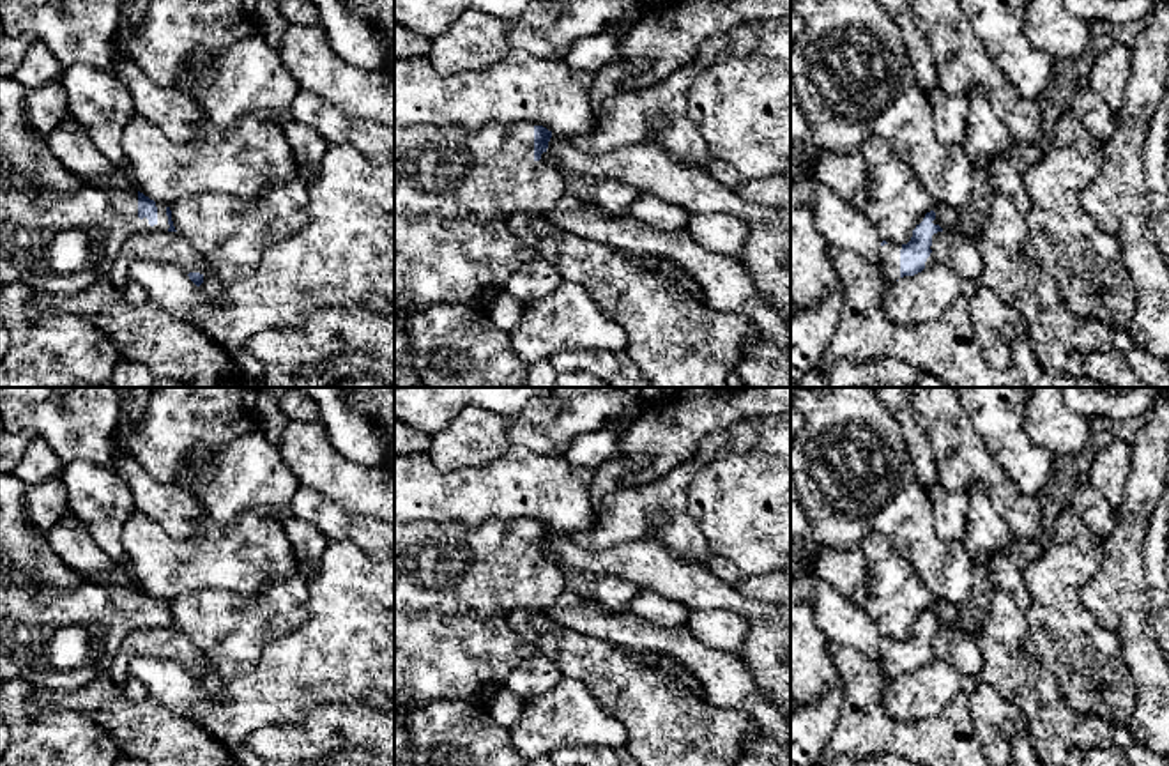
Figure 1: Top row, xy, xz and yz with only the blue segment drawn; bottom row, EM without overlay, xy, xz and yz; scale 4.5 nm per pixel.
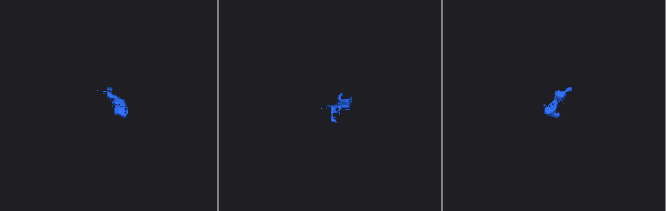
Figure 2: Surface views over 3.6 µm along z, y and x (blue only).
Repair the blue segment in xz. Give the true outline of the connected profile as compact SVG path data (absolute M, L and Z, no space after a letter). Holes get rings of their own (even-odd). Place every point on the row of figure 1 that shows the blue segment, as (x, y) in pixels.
M492 122L476 133L432 126L394 129L394 211L483 221L506 221L522 211L546 214L564 195L562 172L546 154L550 138L552 131L529 122Z

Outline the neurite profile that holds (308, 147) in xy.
M288 120L281 126L283 134L292 149L292 156L304 166L308 186L311 186L320 172L327 142L309 126Z

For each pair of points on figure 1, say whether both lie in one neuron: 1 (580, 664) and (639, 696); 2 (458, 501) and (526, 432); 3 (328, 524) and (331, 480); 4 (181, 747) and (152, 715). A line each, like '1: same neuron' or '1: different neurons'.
1: same neuron
2: different neurons
3: different neurons
4: same neuron

